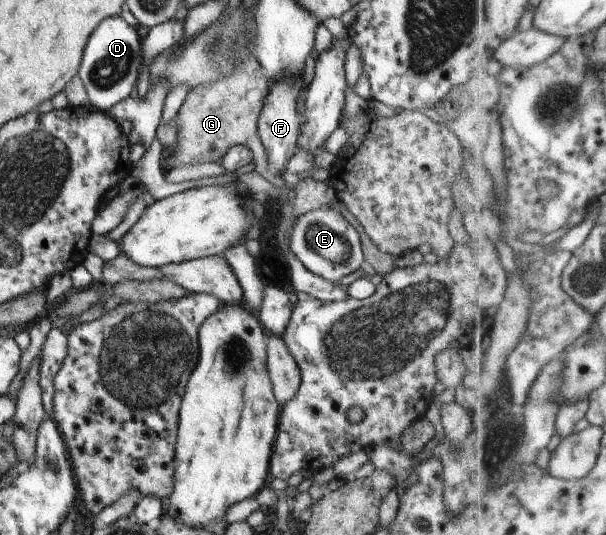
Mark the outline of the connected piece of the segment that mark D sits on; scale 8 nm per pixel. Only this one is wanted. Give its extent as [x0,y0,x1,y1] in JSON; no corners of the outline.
[78,16,142,113]

